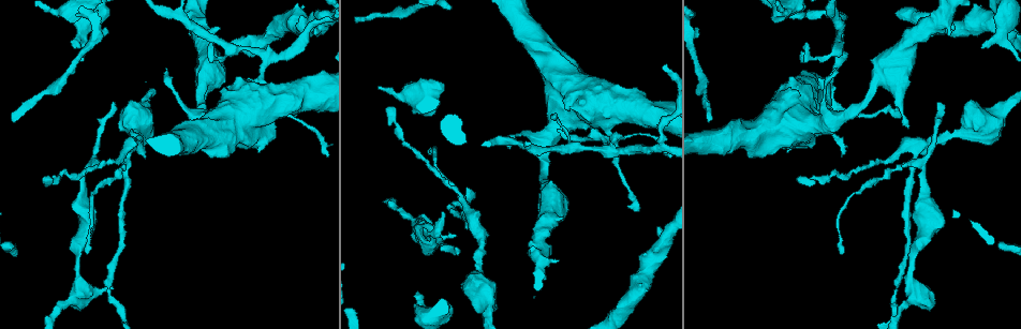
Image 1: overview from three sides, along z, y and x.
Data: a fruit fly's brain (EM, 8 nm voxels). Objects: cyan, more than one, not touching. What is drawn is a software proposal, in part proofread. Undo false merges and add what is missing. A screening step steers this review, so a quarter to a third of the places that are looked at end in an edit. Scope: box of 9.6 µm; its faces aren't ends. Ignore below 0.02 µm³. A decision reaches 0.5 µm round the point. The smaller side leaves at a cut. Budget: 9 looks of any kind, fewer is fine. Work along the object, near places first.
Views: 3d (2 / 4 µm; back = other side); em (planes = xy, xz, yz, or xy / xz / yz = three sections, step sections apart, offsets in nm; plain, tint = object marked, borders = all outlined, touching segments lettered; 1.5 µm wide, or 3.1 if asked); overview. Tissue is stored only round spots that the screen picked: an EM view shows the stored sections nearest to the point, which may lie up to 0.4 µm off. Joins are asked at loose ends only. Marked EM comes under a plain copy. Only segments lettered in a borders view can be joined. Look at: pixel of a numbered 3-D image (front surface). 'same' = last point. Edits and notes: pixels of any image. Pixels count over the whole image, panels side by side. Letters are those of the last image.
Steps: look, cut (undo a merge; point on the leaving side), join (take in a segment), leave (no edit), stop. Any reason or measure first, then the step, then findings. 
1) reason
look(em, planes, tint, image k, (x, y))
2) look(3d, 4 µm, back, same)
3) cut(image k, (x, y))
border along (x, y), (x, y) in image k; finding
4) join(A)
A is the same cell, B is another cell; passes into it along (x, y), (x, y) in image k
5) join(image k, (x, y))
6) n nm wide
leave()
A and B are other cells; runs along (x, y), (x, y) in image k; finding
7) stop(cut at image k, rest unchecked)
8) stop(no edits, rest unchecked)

sharp bend
look(3d, 2 µm, image 1, (614, 139))

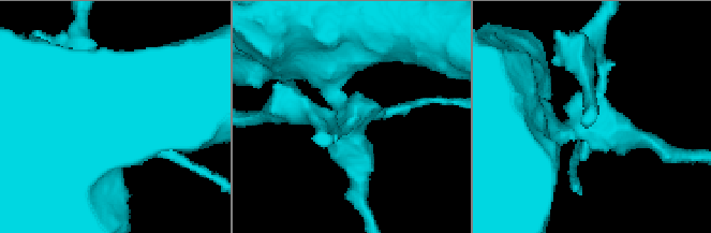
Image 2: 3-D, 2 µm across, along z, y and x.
look(em, planes, borders, image 2, (349, 122))

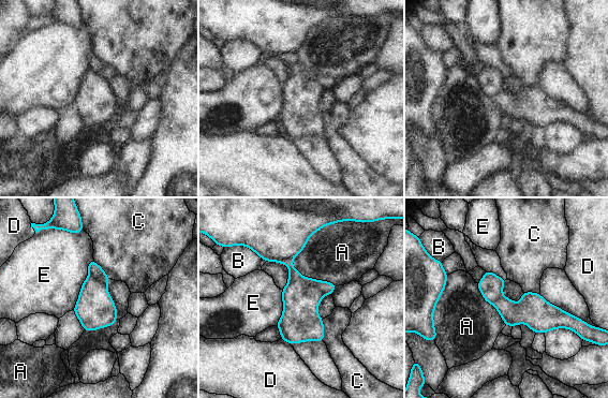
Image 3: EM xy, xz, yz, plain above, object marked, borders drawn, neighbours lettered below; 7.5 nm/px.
cut(image 3, (326, 288))
A, B, C, D and E are other cells; border along (304, 278), (324, 295) in image 3; a second cell is stuck on

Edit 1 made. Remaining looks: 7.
redraw
look(overview)

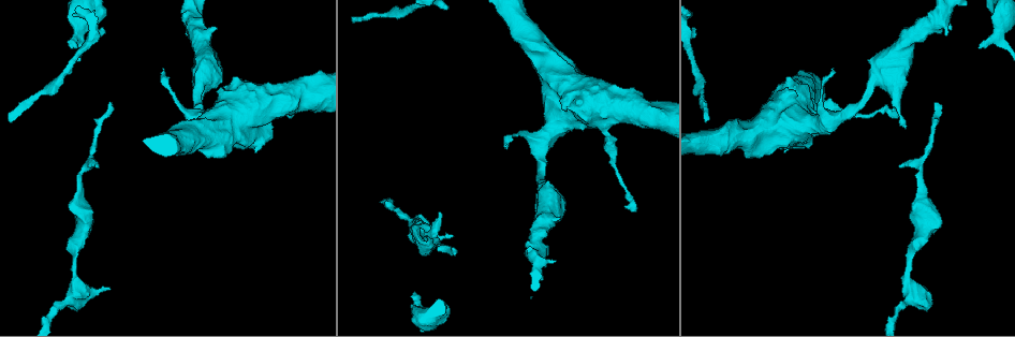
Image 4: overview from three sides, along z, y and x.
free end
look(3d, 2 µm, image 4, (71, 46))

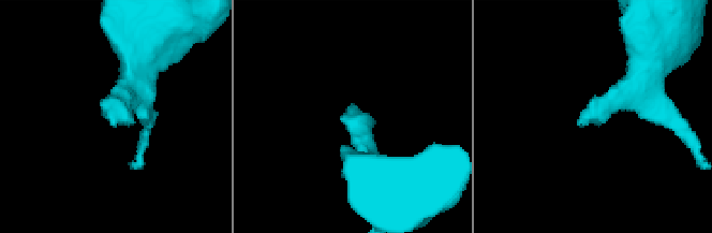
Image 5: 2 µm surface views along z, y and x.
now the EM
look(em, xz, step 8, borders, image 5, (352, 105))

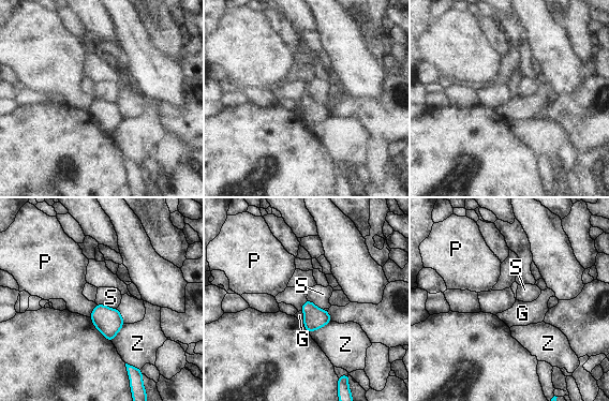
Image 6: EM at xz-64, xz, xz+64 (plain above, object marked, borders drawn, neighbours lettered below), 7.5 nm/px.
look(em, planes, borders, same)

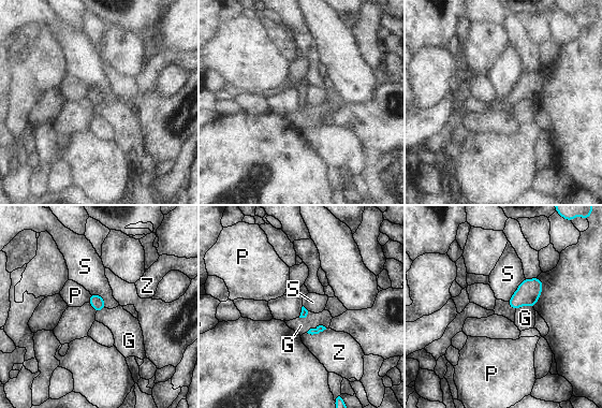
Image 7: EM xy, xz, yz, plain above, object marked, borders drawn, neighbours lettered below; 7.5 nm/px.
leave()
G, P, S and Z are other cells; border along (525, 278), (508, 301) in image 7; none of them fits

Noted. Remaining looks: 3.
stop(cut at image 3, rest unchecked)

